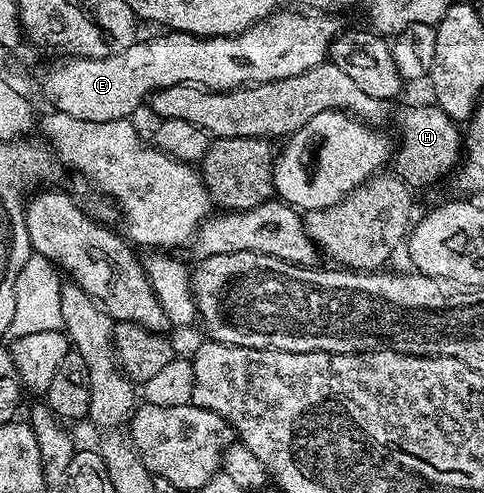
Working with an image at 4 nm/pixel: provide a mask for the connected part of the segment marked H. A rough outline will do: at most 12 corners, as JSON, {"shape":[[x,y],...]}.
{"shape":[[437,104],[402,113],[397,176],[430,185],[455,172],[464,133]]}

